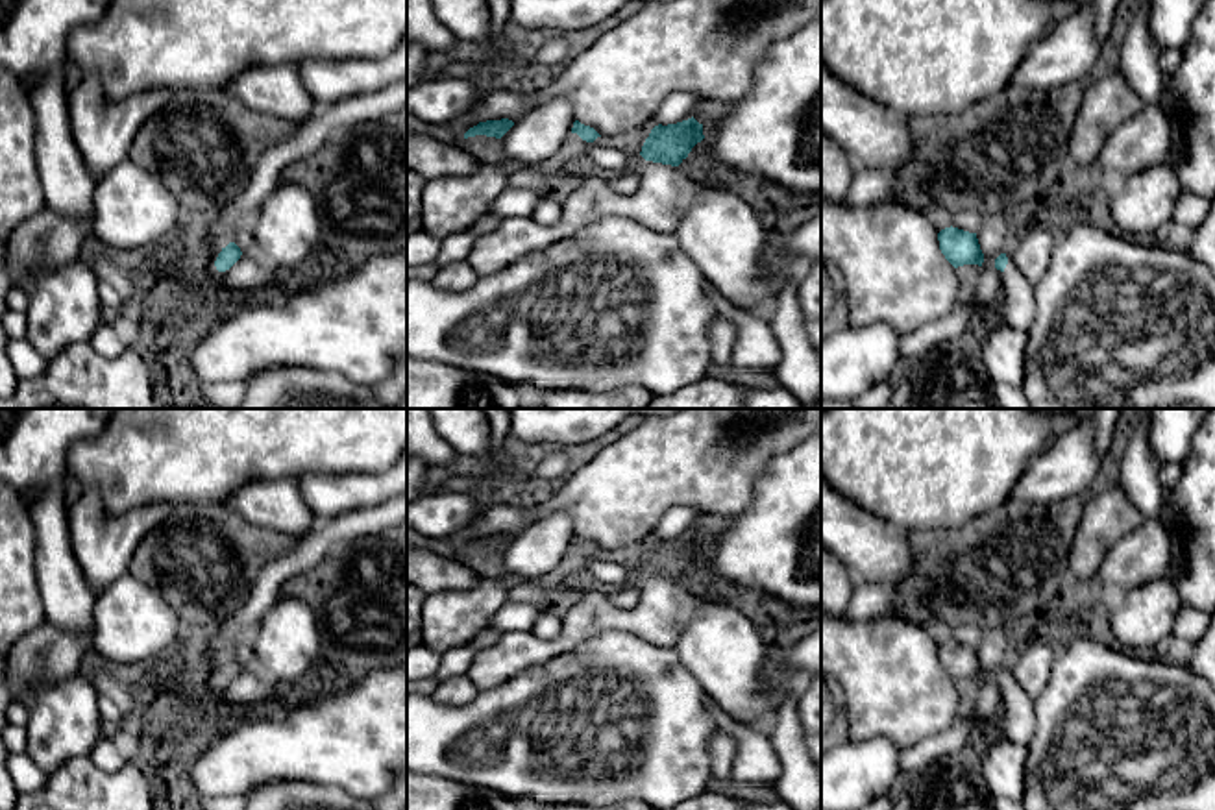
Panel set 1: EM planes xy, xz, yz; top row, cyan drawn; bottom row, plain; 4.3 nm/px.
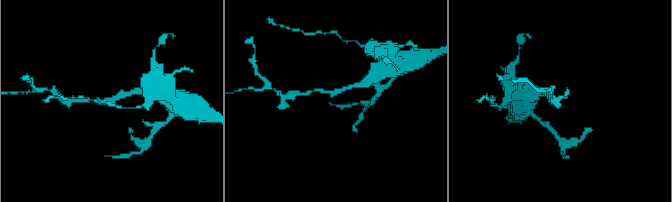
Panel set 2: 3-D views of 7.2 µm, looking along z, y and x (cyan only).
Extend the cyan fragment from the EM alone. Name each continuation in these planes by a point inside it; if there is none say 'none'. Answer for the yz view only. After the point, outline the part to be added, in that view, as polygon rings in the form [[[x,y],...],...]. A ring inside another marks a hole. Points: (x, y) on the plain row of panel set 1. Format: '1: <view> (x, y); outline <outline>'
1: yz (1018, 714); outline [[[1012,677],[1002,686],[1000,721],[1010,742],[1028,747],[1036,734],[1034,701]]]

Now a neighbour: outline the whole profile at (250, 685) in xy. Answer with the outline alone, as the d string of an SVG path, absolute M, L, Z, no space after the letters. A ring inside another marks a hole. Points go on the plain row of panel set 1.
M242 668L240 673L220 688L226 705L259 705L277 695L279 684L257 668Z

